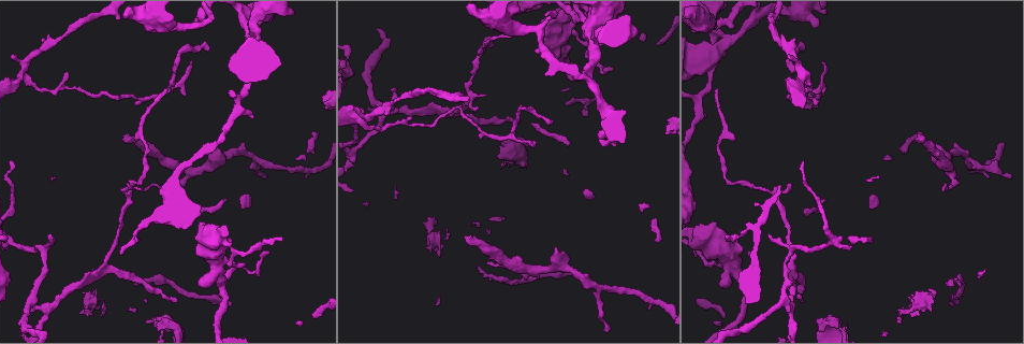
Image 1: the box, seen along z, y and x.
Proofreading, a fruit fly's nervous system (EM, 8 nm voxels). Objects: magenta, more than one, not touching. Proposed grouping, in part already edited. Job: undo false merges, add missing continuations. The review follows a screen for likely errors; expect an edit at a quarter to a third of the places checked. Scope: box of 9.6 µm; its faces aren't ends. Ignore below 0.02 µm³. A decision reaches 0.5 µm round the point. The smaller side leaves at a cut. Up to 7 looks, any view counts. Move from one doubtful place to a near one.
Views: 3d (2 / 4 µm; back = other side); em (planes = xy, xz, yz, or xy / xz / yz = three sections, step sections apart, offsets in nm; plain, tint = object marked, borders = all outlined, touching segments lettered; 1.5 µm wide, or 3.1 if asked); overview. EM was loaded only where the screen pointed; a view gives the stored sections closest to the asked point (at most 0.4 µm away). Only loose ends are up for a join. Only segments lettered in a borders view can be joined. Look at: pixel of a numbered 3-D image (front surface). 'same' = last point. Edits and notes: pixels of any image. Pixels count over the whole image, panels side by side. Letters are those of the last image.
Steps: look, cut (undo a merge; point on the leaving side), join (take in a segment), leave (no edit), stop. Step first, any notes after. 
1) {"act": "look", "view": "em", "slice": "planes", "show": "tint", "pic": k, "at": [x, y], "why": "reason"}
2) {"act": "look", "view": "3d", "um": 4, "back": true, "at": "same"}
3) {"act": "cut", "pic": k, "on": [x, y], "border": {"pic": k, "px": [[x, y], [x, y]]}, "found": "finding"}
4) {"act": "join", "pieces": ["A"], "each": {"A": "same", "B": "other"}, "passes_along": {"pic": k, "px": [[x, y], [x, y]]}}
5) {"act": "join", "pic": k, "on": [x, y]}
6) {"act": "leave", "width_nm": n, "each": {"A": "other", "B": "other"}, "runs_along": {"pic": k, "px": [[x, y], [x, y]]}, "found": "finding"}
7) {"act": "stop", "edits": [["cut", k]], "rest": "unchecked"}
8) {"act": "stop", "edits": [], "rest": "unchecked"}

{"act": "look", "view": "3d", "um": 2, "pic": 1, "at": [361, 124], "why": "a fork"}

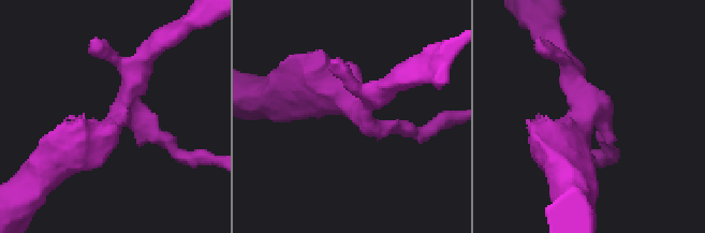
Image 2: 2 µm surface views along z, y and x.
{"act": "look", "view": "em", "slice": "xy", "step": 4, "show": "borders", "pic": 2, "at": [360, 112], "why": "need the tissue"}

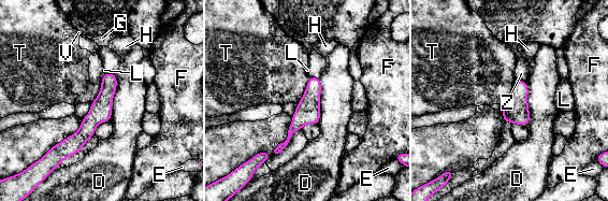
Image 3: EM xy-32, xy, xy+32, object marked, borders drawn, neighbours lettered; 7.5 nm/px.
{"act": "leave", "width_nm": 160, "each": {"D": "other", "E": "other", "F": "other", "G": "other", "H": "other", "L": "other", "T": "other", "V": "other", "Z": "other"}, "runs_along": {"pic": 3, "px": [[113, 75], [101, 111], [64, 155]]}, "found": "all the same neuron"}

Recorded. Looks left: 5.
{"act": "look", "view": "3d", "um": 4, "pic": 1, "at": [790, 269], "why": "two arms in line, one across"}

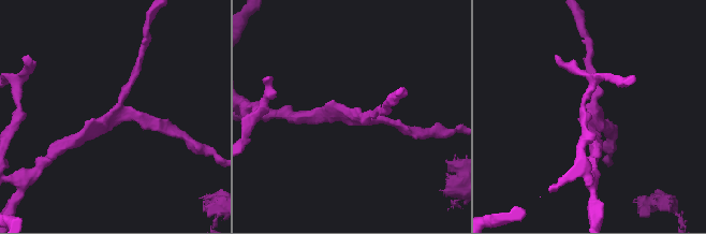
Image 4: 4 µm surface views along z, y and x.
{"act": "look", "view": "em", "slice": "planes", "show": "borders", "pic": 4, "at": [357, 116], "arms": 3}

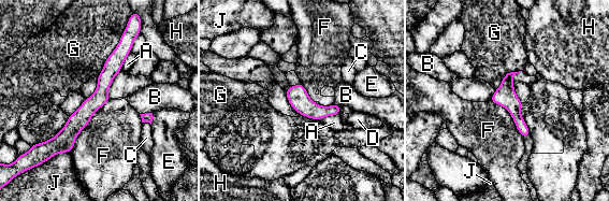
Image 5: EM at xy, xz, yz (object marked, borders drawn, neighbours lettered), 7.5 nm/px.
{"act": "leave", "each": {"A": "other", "B": "other", "C": "other", "D": "other", "E": "other", "F": "other", "G": "other", "H": "other", "J": "other"}, "border": {"pic": 5, "px": [[110, 100], [92, 115], [70, 153]]}, "found": "all the same neuron"}

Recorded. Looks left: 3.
{"act": "look", "view": "3d", "um": 2, "pic": 1, "at": [124, 191], "why": "narrows sharply"}

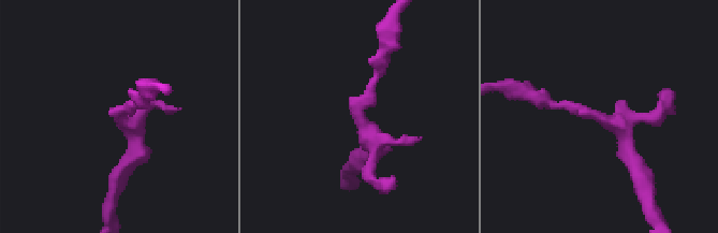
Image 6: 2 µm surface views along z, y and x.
{"act": "look", "view": "em", "slice": "planes", "show": "tint", "pic": 6, "at": [365, 99], "why": "shape alone is not enough"}

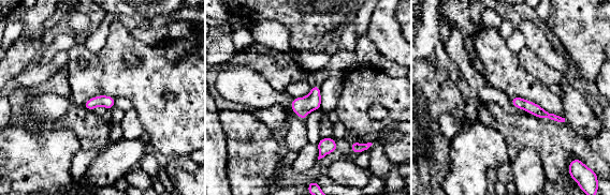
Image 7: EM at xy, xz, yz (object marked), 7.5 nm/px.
{"act": "look", "view": "em", "slice": "planes", "show": "borders", "at": "same"}

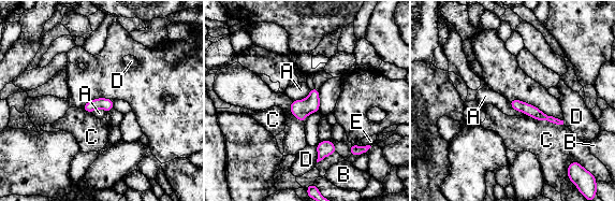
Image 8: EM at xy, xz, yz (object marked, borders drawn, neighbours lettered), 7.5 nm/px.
{"act": "leave", "width_nm": 90, "each": {"A": "other", "B": "other", "C": "other", "D": "other", "E": "other"}, "runs_along": {"pic": 8, "px": [[512, 102], [555, 120]]}, "found": "continuous, no second neuron"}

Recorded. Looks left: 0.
{"act": "stop", "edits": [], "rest": "unchecked"}

